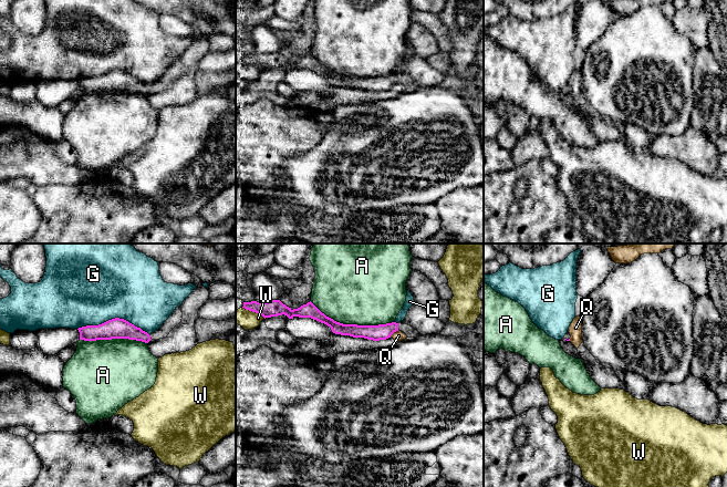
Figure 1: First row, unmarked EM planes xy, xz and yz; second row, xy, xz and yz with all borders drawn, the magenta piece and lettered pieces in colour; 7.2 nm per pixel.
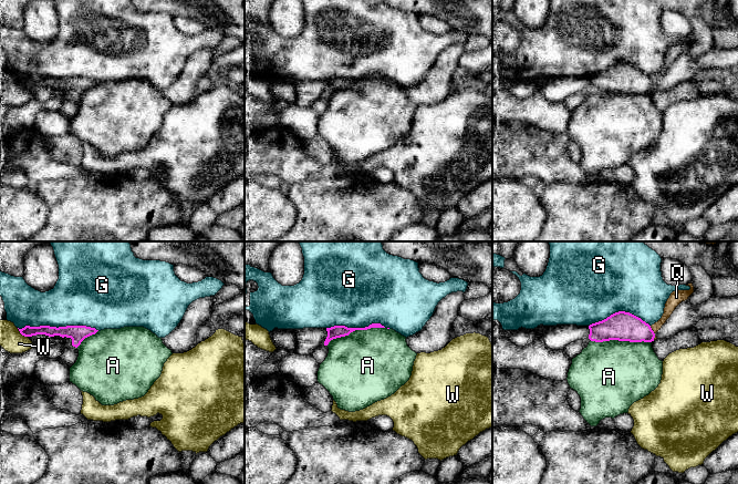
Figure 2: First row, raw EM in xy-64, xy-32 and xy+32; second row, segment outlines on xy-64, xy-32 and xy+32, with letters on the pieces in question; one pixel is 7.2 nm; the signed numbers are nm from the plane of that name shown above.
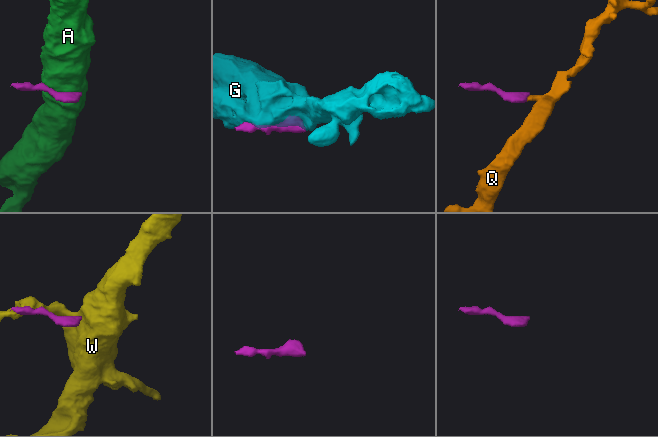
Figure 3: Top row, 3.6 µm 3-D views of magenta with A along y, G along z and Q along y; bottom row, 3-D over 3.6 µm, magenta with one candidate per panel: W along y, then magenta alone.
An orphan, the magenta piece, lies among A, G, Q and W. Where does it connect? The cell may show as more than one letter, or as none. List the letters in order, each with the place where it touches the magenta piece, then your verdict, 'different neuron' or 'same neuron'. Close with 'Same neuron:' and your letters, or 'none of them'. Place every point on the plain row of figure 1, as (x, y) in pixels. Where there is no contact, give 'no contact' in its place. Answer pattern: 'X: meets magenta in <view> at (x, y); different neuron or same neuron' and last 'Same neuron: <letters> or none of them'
A: meets magenta in xz at (352, 76); different neuron
G: meets magenta in xy at (113, 71); different neuron
Q: meets magenta in xz at (394, 83); different neuron
W: meets magenta in xz at (253, 63); different neuron
Same neuron: none of them

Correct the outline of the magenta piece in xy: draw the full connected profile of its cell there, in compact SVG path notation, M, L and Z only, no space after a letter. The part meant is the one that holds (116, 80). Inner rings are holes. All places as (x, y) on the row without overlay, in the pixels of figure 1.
M179 58L162 79L150 86L120 70L108 72L98 77L82 79L77 82L80 84L80 92L84 93L128 91L148 95L150 92L166 90L169 84L181 74L181 71L183 64Z

